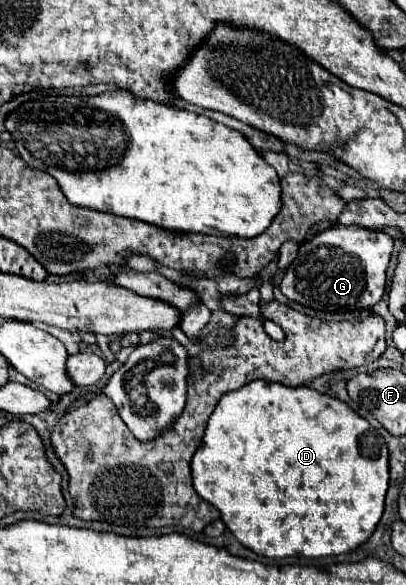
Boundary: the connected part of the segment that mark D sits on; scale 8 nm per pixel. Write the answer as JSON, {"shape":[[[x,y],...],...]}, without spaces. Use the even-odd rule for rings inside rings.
{"shape":[[[254,380],[252,384],[246,384],[244,388],[228,392],[220,398],[220,402],[216,404],[216,408],[206,424],[202,444],[198,446],[196,454],[192,456],[190,468],[192,468],[194,490],[206,502],[210,502],[212,506],[216,506],[220,510],[222,520],[224,520],[226,528],[234,534],[234,538],[242,546],[250,548],[252,552],[268,556],[268,558],[284,558],[284,556],[292,556],[292,554],[302,554],[306,558],[320,558],[320,556],[336,556],[336,554],[356,550],[374,532],[374,528],[384,512],[384,496],[388,490],[386,442],[364,418],[360,418],[346,402],[340,402],[334,396],[316,392],[306,386],[290,388],[290,386],[284,386],[278,382],[266,382],[266,380]]]}

